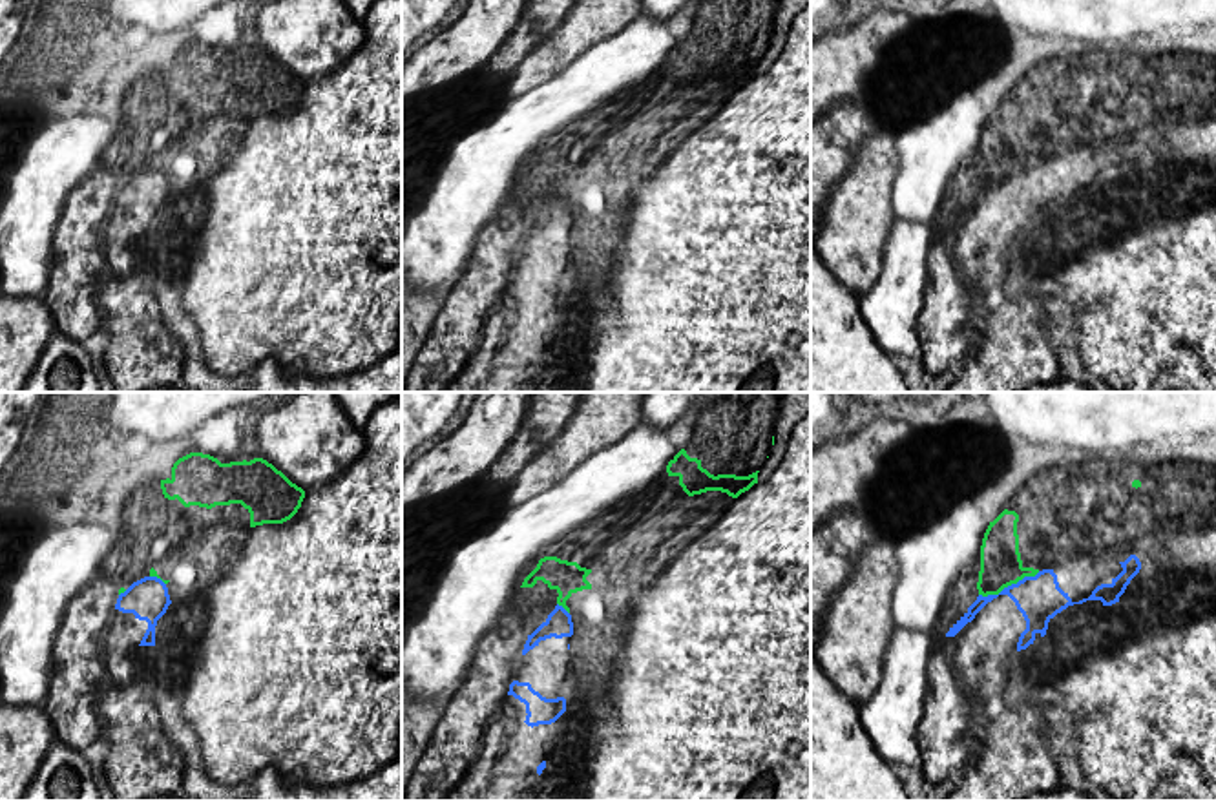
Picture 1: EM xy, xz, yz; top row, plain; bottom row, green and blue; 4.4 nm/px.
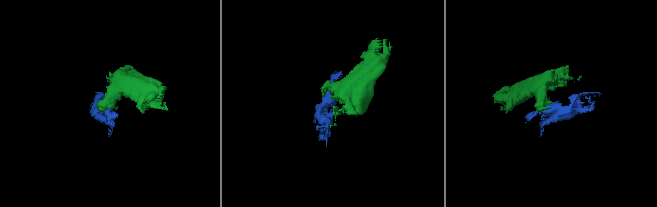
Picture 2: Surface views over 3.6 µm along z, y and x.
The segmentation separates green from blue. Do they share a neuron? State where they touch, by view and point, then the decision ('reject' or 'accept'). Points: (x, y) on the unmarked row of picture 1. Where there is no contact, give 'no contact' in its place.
contact yz (1008, 176); reject

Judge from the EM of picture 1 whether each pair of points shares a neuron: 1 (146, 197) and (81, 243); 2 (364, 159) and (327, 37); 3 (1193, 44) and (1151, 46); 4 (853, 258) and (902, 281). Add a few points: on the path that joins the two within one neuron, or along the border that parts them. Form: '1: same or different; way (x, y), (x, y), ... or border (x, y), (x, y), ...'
1: different; border (119, 188), (101, 238), (106, 269)
2: different; border (364, 33), (364, 41), (344, 61), (305, 83)
3: same; way (1182, 44), (1162, 46)
4: different; border (891, 228), (879, 278), (864, 292), (855, 294)

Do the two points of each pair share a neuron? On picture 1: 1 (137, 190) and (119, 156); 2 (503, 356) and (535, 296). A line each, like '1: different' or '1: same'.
1: different
2: same

